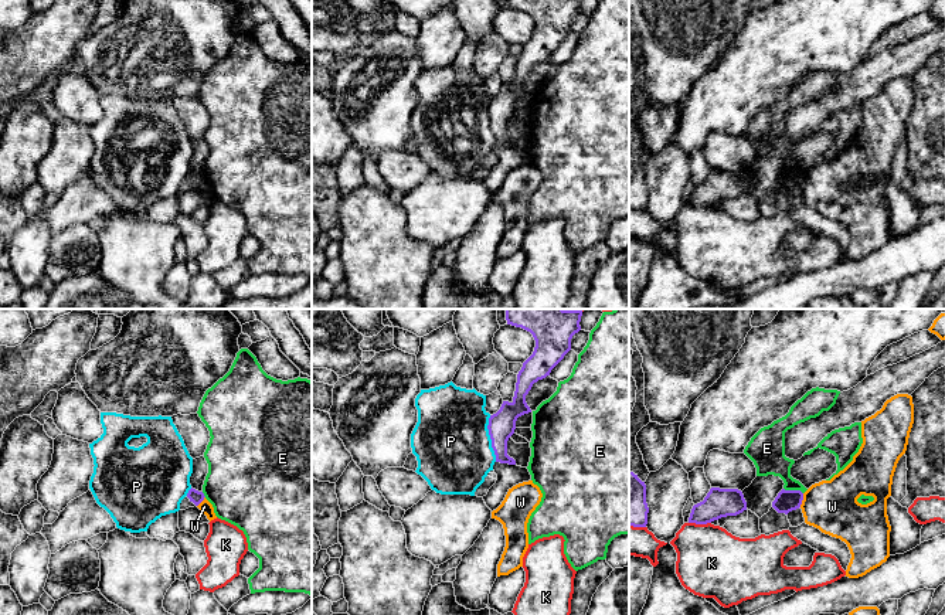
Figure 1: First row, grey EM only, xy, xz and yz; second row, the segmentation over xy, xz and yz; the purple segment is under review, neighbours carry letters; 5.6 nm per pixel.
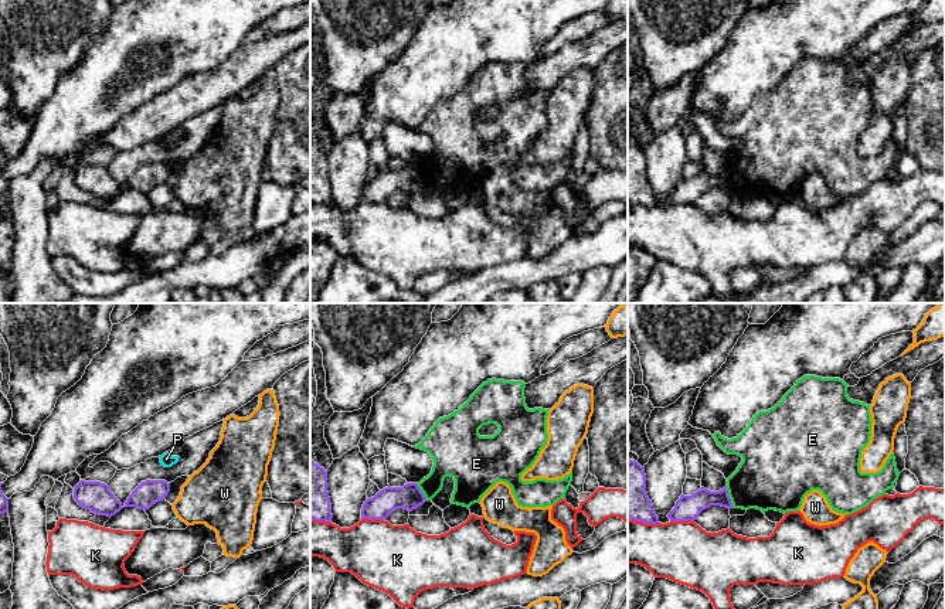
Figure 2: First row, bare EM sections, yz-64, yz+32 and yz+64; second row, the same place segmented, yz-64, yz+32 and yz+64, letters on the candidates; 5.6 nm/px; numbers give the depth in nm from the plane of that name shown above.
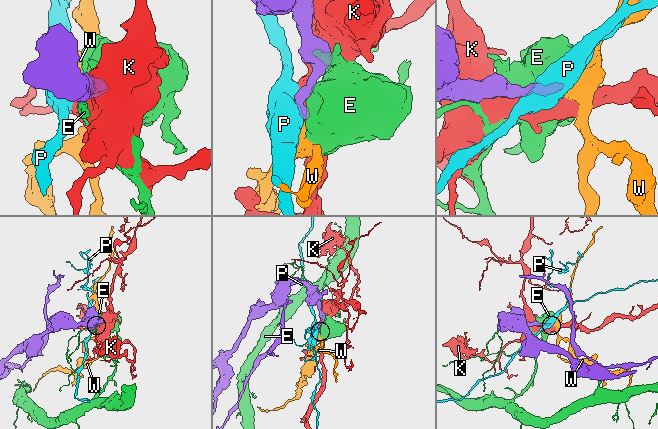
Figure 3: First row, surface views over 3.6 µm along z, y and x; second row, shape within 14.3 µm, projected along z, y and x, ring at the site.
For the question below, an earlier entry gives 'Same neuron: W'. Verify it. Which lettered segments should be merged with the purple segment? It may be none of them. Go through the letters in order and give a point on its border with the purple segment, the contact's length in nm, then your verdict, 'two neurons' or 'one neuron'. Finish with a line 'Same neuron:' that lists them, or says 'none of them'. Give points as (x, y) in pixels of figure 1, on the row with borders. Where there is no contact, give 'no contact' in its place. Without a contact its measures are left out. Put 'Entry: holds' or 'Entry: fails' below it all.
E: contact yz (794, 491); length 120 nm; two neurons
K: contact yz (700, 523); length 130 nm; two neurons
P: contact xz (490, 438); length 260 nm; two neurons
W: contact yz (802, 499); length 80 nm; two neurons
Same neuron: none of them
Entry: fails

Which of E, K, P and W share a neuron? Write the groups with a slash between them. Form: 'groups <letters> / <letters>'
groups E / K / P / W

